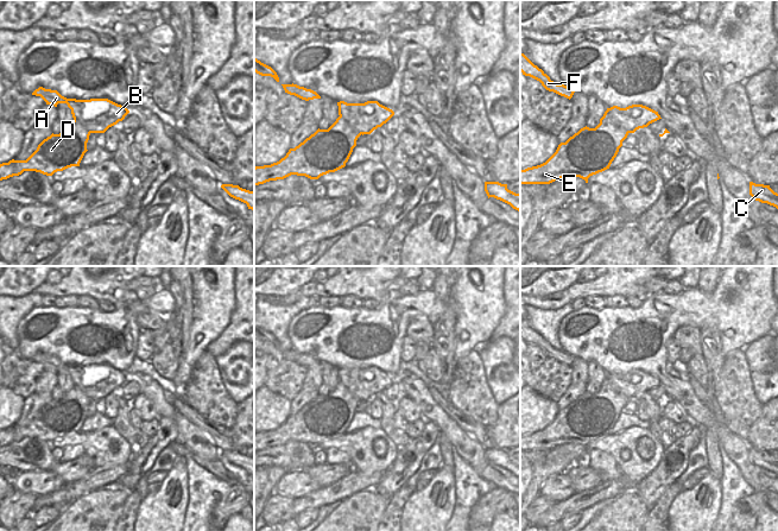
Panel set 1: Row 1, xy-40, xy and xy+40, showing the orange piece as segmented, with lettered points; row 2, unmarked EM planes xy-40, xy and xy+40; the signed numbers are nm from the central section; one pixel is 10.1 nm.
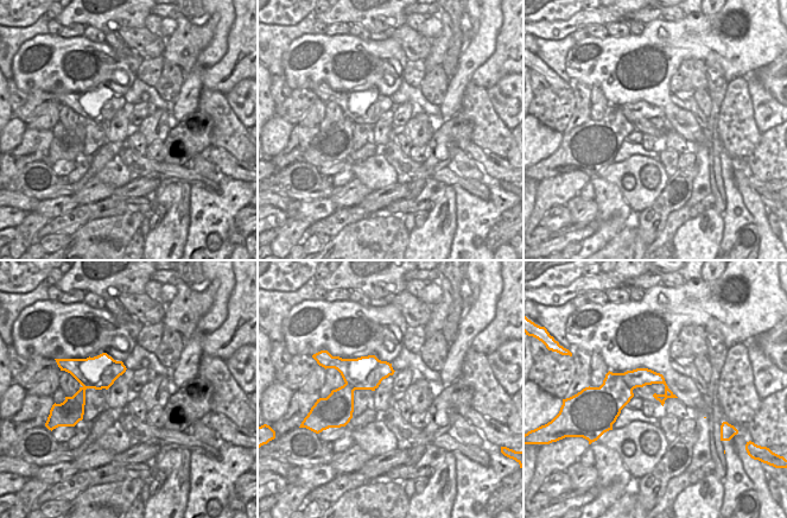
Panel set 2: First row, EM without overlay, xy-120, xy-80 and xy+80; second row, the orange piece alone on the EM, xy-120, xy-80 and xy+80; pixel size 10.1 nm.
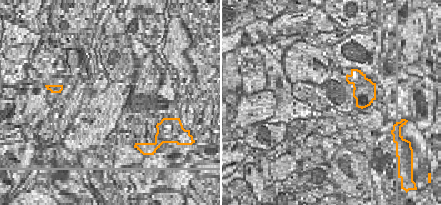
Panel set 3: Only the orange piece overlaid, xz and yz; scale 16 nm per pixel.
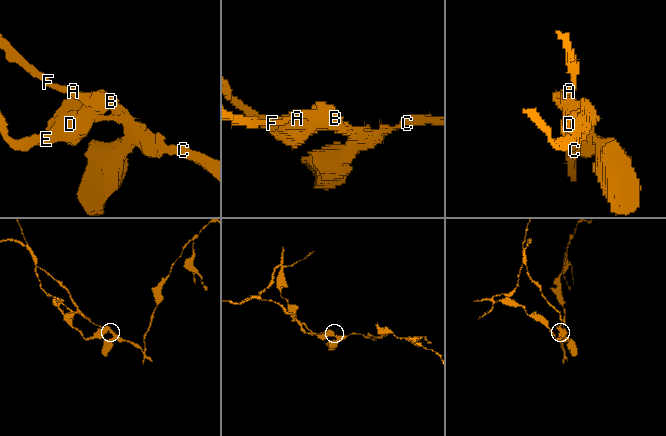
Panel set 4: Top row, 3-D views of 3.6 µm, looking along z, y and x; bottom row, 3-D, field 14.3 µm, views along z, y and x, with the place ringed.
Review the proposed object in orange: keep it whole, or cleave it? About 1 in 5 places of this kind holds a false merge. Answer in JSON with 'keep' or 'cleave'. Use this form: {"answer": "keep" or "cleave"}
{"answer": "cleave"}

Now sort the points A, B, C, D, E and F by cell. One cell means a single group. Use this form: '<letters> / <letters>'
A B C F / D E

